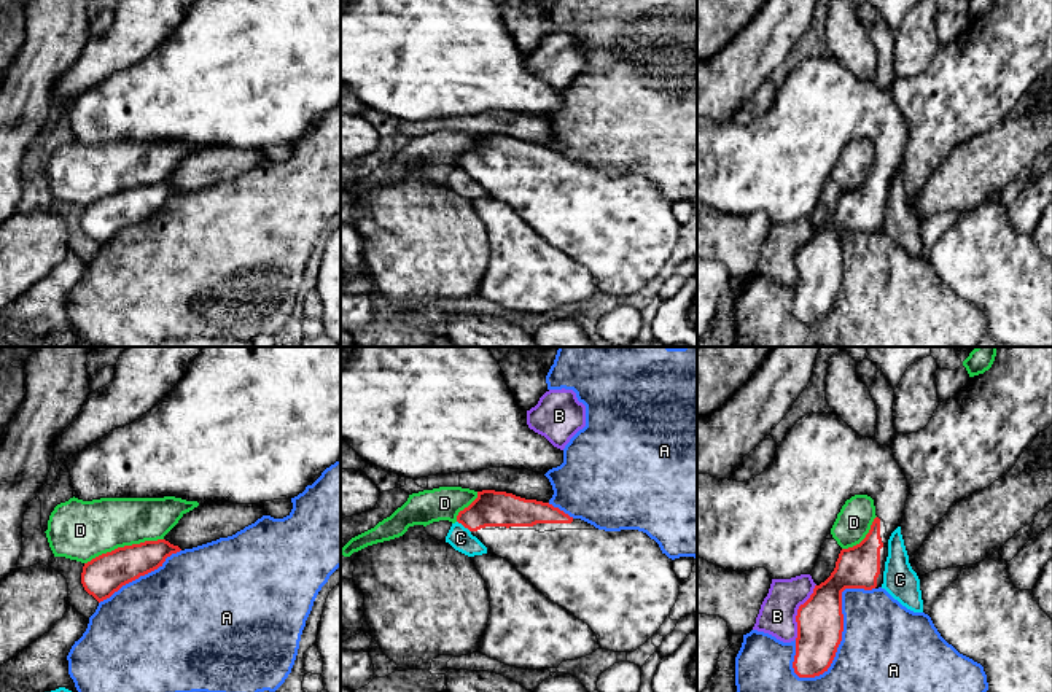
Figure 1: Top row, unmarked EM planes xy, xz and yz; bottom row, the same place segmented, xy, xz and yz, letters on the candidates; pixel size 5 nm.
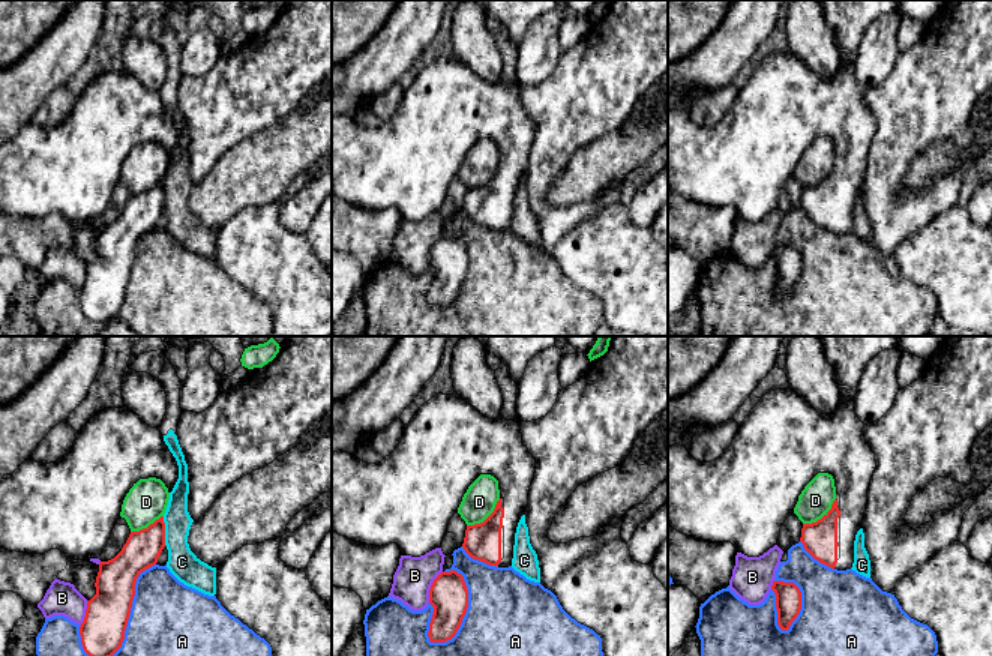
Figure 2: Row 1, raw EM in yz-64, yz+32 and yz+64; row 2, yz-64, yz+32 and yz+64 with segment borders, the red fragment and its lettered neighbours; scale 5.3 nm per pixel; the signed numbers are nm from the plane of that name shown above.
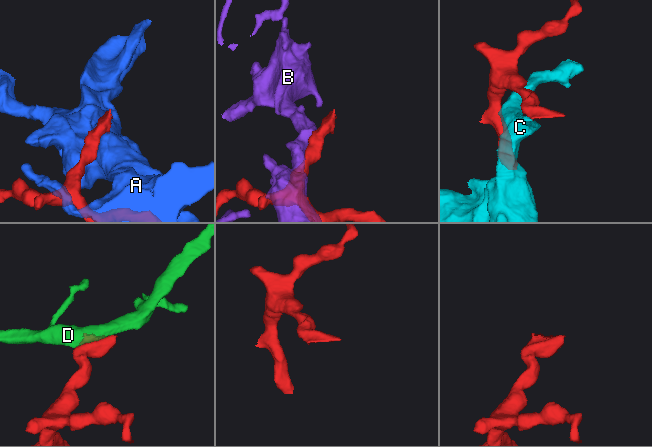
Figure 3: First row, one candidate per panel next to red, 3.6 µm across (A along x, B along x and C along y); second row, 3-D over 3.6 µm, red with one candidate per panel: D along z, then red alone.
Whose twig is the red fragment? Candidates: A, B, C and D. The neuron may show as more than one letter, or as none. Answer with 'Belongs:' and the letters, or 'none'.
Belongs: none

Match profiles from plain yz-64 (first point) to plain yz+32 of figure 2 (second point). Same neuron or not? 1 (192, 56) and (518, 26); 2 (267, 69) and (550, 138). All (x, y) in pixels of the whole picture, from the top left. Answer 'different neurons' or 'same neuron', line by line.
1: different neurons
2: same neuron

